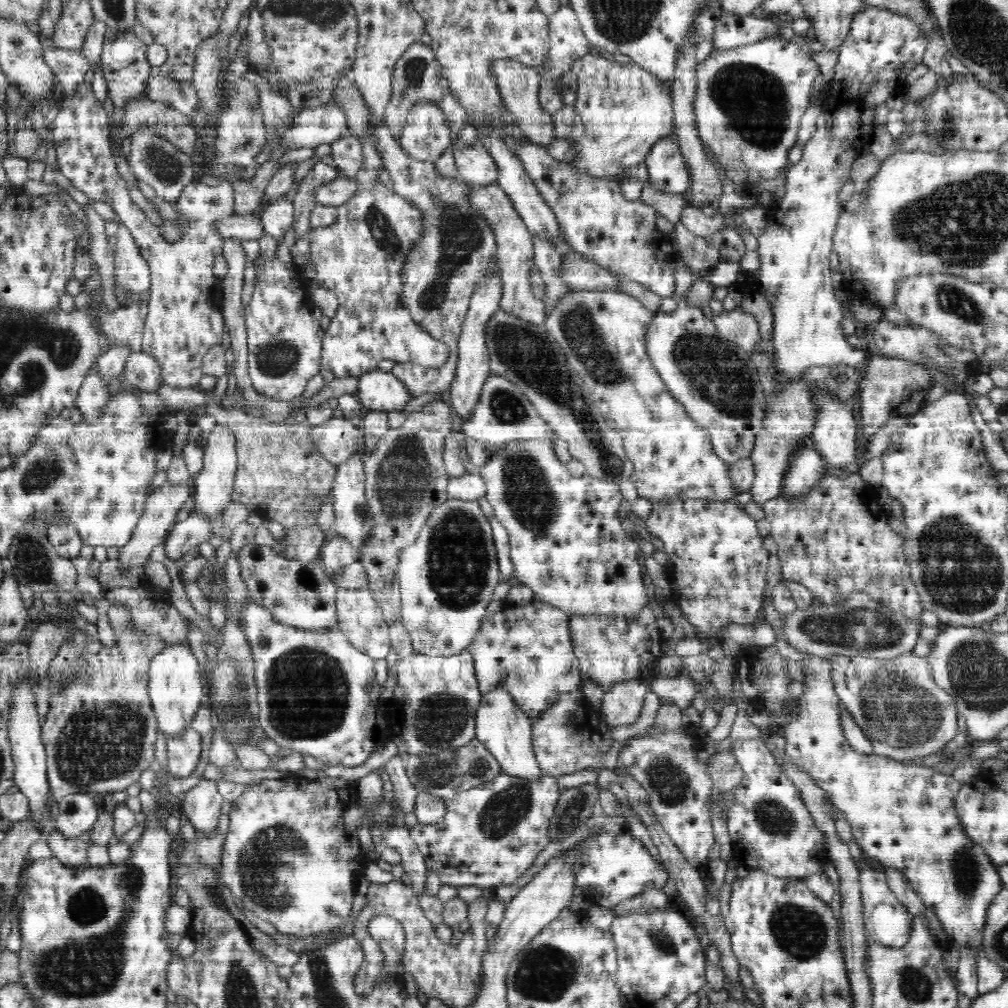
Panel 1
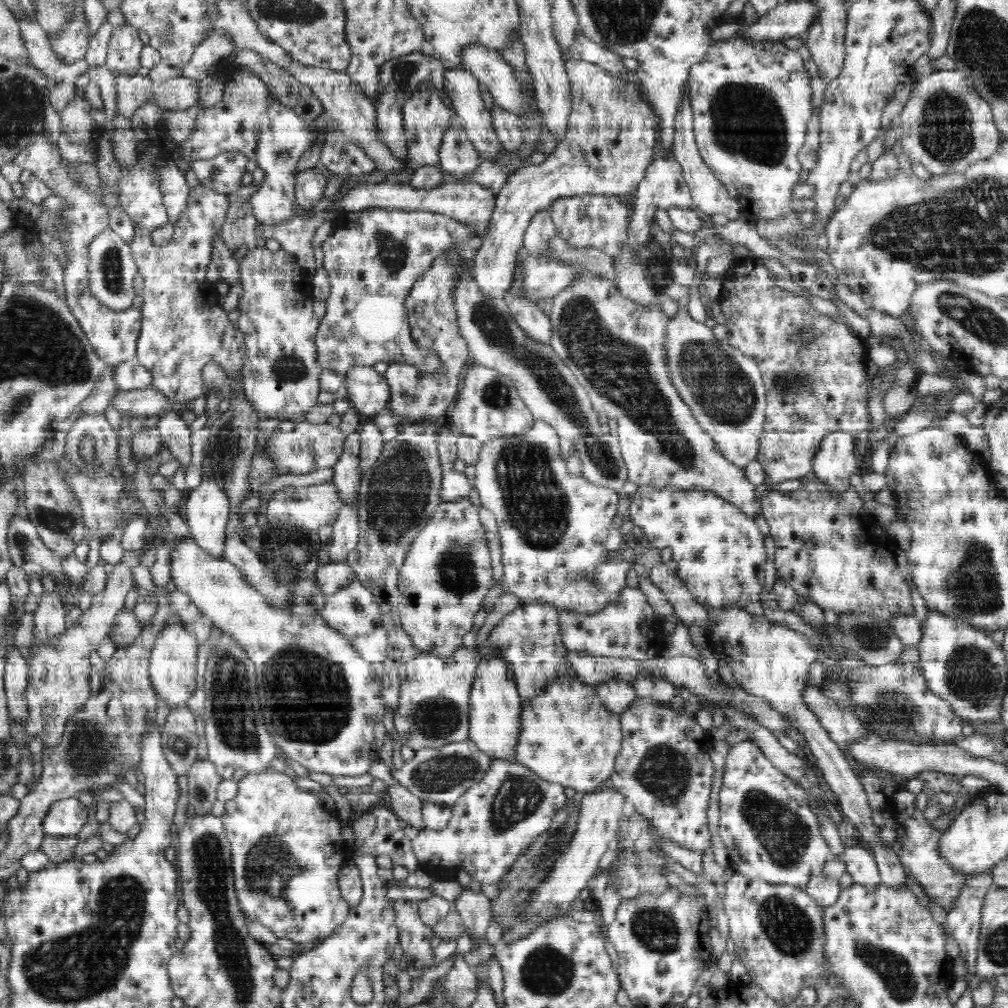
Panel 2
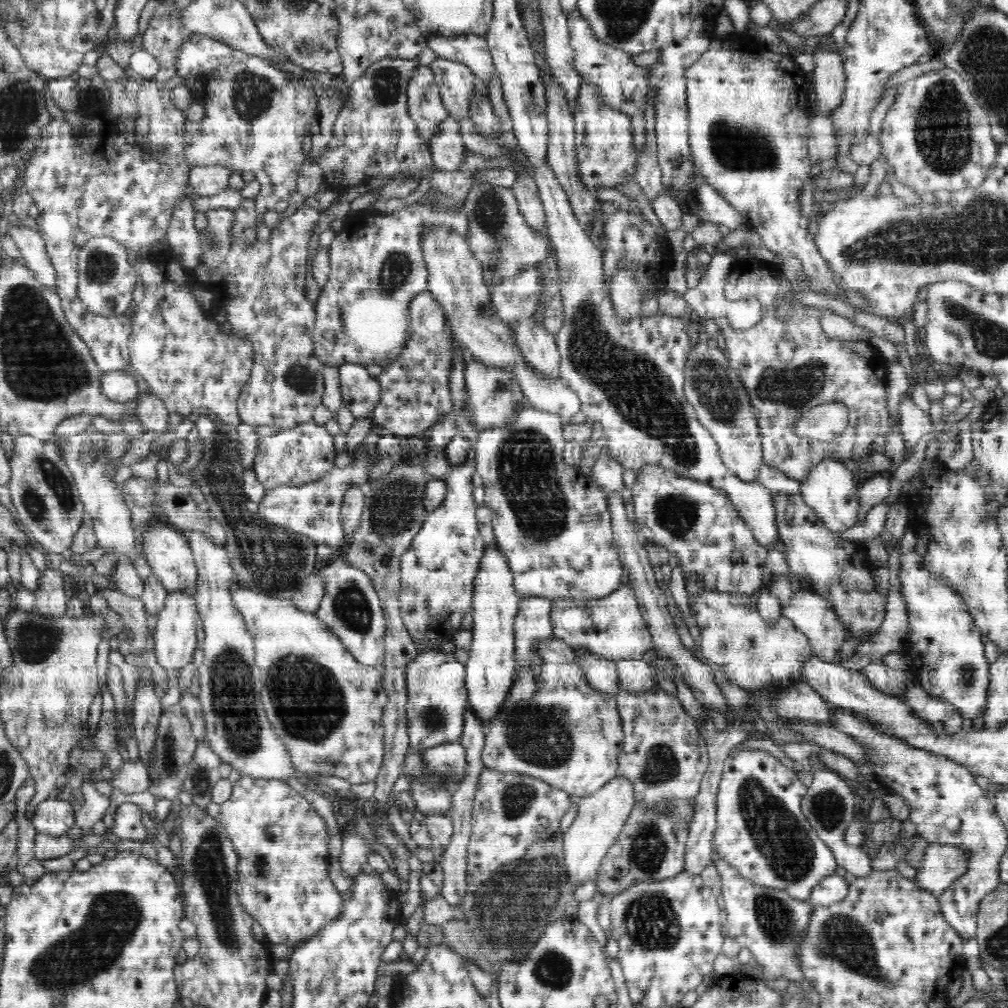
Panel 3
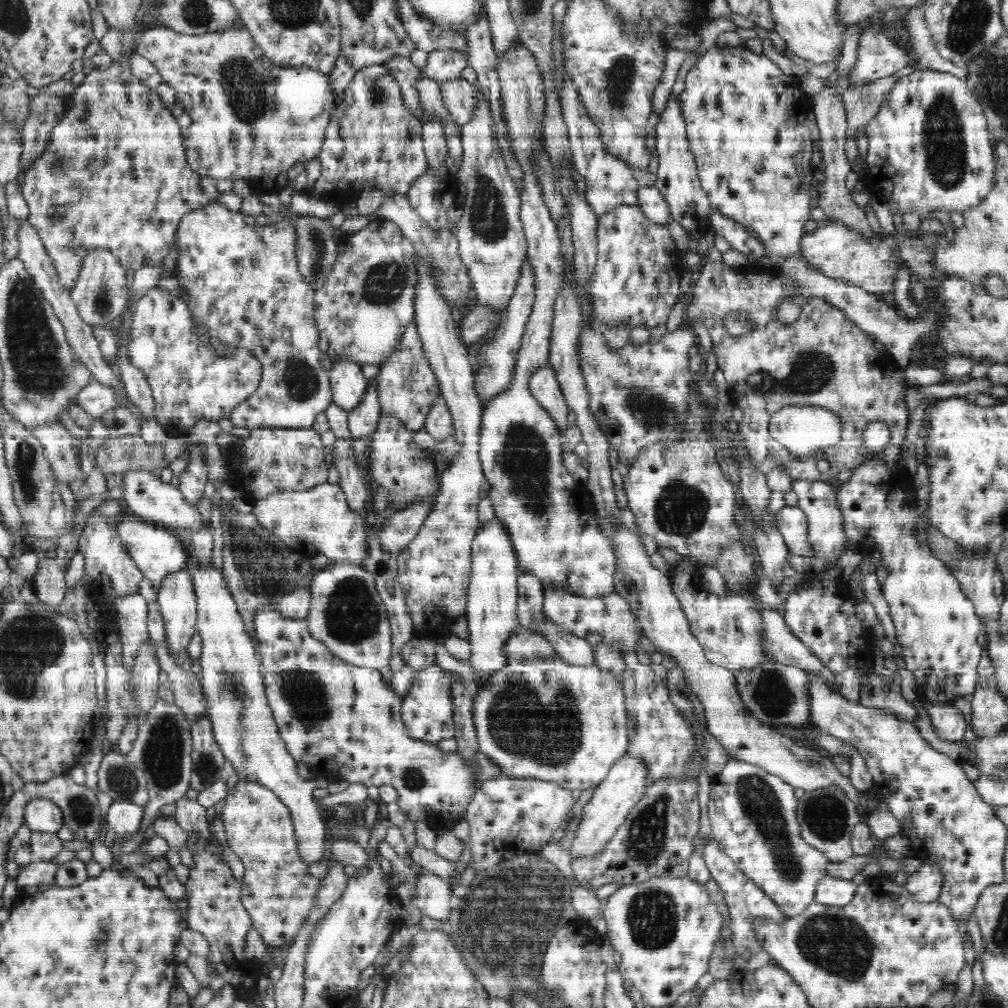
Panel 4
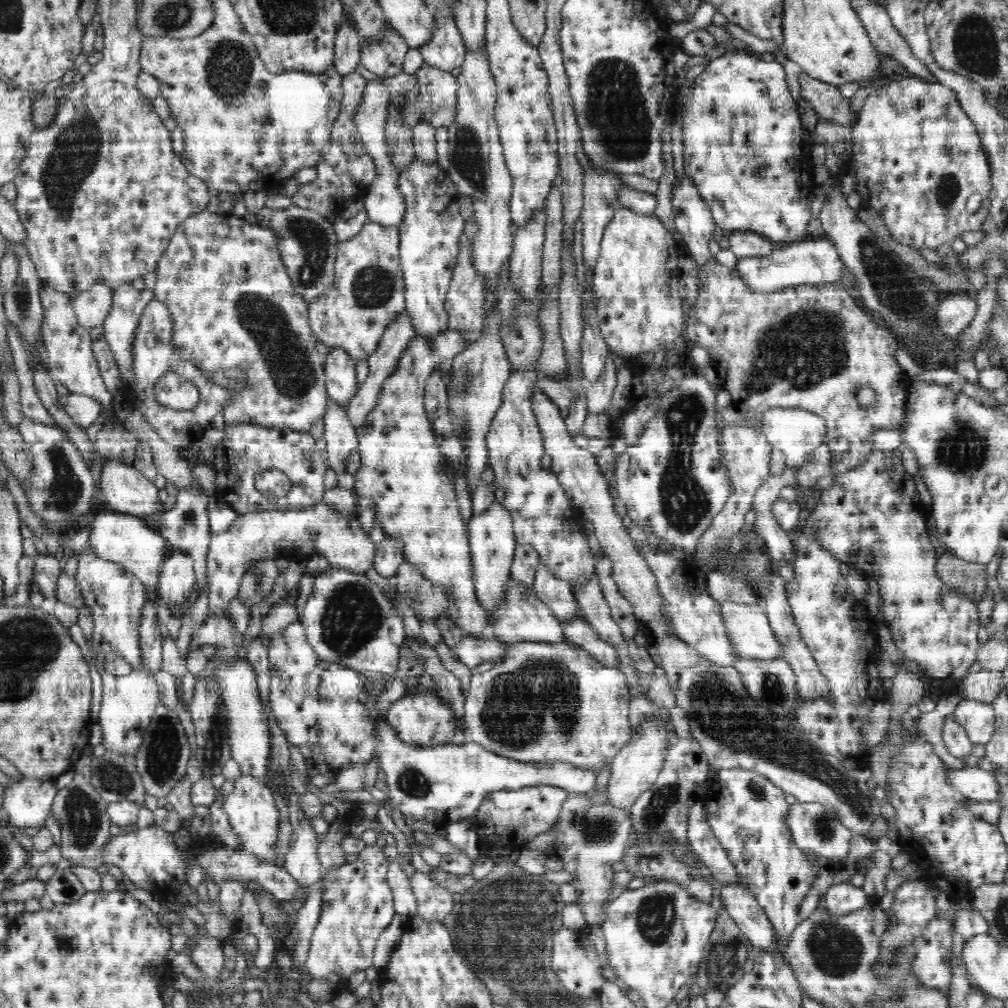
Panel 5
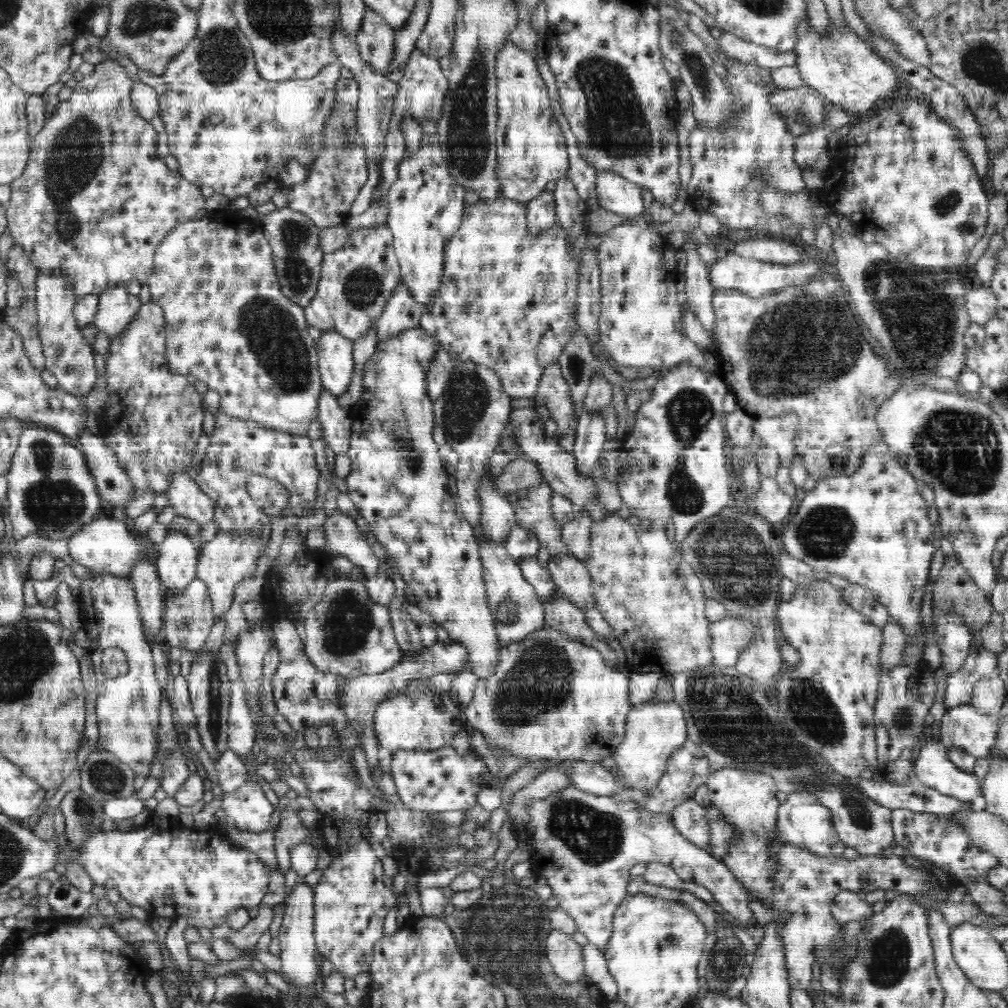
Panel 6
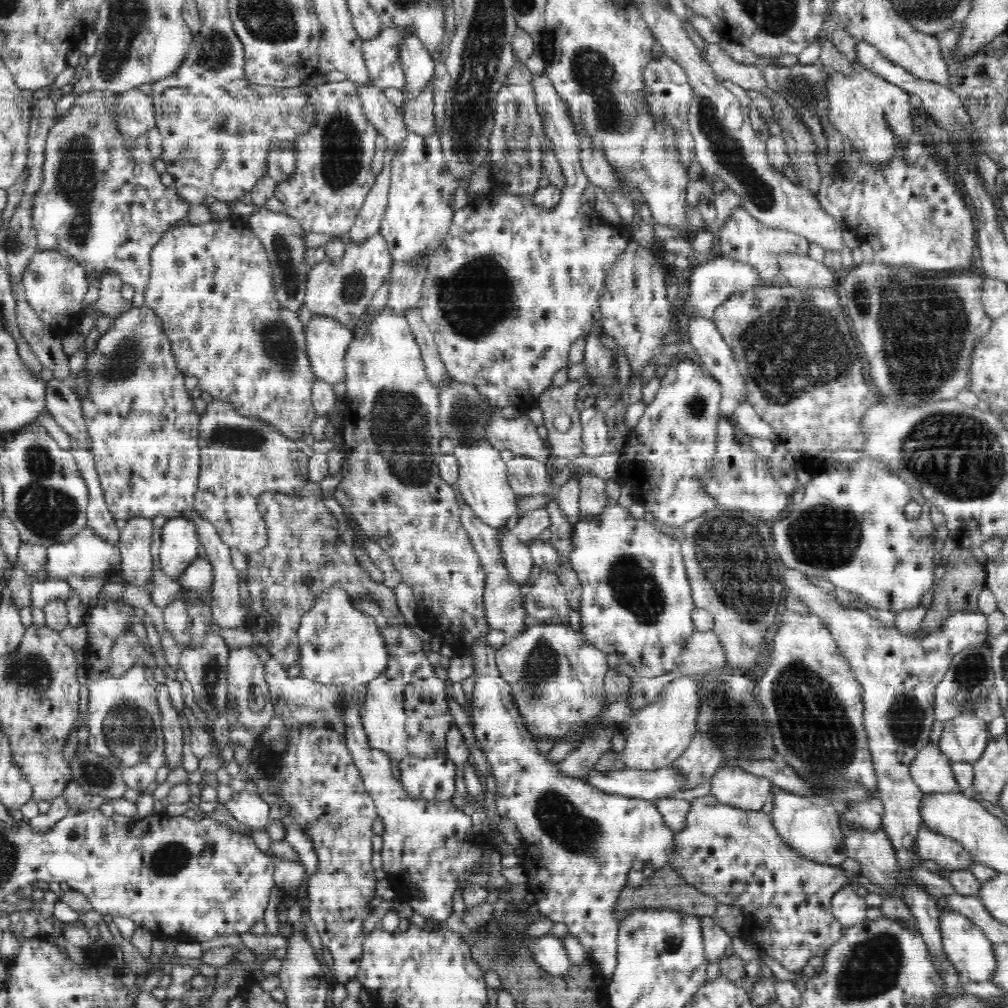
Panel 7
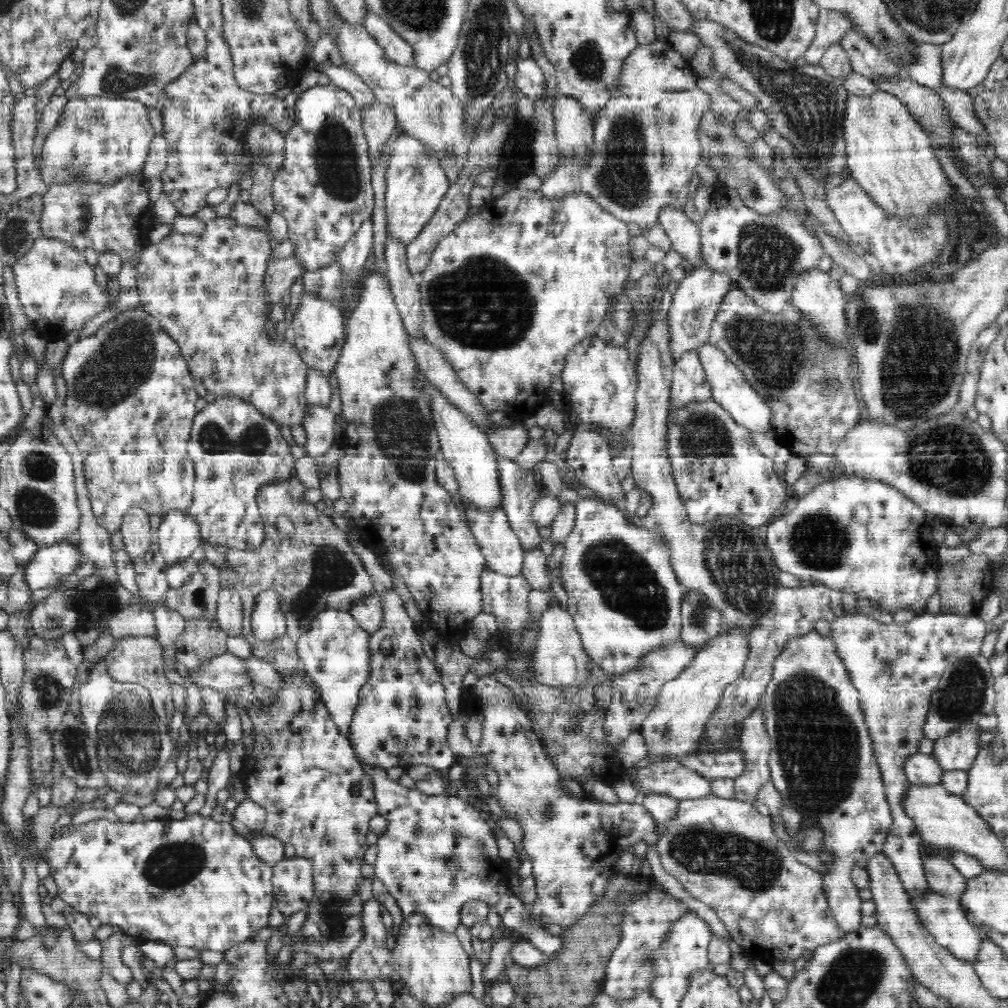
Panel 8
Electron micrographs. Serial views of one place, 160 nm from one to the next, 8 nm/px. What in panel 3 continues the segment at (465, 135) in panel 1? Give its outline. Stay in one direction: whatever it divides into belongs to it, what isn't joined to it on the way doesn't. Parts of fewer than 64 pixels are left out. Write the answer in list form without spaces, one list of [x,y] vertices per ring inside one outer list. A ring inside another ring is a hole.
[[[447,116],[437,126],[437,131],[429,140],[432,166],[440,170],[456,171],[467,155],[459,124],[452,116]]]

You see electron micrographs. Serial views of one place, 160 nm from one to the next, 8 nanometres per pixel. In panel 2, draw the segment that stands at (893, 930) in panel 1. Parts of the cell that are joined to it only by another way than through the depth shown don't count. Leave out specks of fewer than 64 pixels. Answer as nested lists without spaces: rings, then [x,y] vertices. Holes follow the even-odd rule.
[[[861,843],[852,848],[846,848],[845,856],[842,859],[845,861],[847,872],[852,875],[854,883],[864,885],[869,892],[874,892],[882,883],[872,852]]]

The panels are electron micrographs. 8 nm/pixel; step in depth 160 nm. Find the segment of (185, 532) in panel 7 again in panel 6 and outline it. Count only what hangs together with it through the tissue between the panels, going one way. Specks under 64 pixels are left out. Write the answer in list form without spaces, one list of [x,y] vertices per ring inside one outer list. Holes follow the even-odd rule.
[[[170,531],[157,547],[156,568],[167,597],[179,593],[195,580],[199,552],[182,531]]]

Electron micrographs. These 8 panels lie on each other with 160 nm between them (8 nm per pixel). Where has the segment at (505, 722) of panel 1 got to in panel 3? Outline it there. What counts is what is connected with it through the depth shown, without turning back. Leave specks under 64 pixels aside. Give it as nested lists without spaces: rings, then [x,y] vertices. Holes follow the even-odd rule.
[[[497,543],[486,544],[473,586],[471,612],[473,613],[472,643],[465,663],[465,687],[468,706],[482,719],[484,726],[496,716],[504,704],[514,682],[518,663],[515,659],[514,618],[519,600],[514,589],[514,575],[504,553]]]

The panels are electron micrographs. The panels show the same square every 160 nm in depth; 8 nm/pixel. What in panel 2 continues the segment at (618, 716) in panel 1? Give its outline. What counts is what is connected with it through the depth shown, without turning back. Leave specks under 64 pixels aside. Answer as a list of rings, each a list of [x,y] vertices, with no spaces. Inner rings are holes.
[[[610,679],[593,686],[606,710],[620,714],[637,697],[631,683],[625,680]]]

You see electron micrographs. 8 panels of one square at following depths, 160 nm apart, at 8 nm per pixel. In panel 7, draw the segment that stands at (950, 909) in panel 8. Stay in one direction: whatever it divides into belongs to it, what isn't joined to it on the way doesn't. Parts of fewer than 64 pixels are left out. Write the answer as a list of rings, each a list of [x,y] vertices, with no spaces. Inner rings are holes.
[[[948,909],[940,917],[942,946],[950,962],[965,981],[988,982],[996,972],[996,956],[992,952],[993,943],[968,917]]]

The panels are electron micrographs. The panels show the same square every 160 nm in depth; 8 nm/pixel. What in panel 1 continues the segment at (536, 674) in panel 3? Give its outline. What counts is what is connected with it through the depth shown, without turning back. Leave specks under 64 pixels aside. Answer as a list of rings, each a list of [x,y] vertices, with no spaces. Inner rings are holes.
[[[575,690],[566,694],[560,694],[556,702],[552,703],[545,711],[542,711],[534,720],[532,720],[532,750],[534,751],[540,772],[544,776],[557,778],[564,774],[572,774],[578,770],[596,770],[600,771],[604,756],[610,752],[614,739],[612,730],[614,727],[608,725],[604,719],[602,711],[590,704],[581,690]]]

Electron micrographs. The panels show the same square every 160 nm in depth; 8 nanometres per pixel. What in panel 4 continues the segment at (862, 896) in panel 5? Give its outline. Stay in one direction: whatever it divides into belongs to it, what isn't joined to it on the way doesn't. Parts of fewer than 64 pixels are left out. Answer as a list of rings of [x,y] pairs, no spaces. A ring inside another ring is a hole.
[[[826,875],[818,883],[815,892],[815,902],[827,906],[844,907],[854,899],[857,886],[851,880],[832,878]]]

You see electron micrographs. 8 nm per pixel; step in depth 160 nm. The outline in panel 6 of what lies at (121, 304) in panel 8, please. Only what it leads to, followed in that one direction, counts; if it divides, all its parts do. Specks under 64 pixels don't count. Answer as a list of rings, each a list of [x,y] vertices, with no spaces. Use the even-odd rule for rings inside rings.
[[[38,273],[35,280],[35,304],[39,339],[46,357],[46,369],[58,379],[58,388],[79,397],[92,392],[97,380],[93,346],[80,333],[74,316],[77,302],[74,285],[62,275]]]

